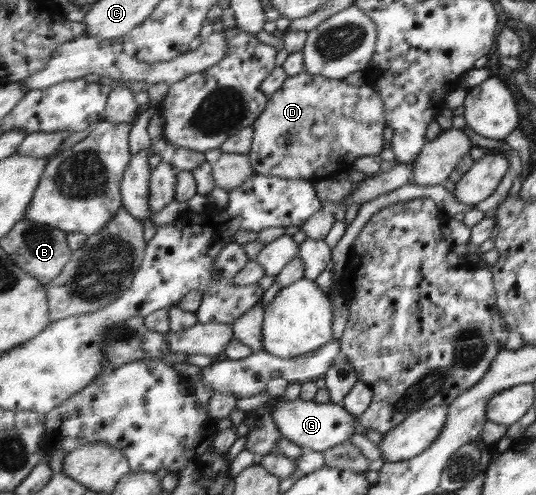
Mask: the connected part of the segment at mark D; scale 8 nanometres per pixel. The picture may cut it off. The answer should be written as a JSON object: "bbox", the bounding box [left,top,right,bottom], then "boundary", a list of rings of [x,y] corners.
{"bbox":[249,71,385,182],"boundary":[[[303,71],[288,76],[275,94],[268,96],[268,104],[253,127],[249,161],[259,174],[286,179],[305,179],[311,182],[335,179],[338,174],[350,170],[361,156],[379,155],[383,150],[385,106],[377,91],[367,84],[354,86],[347,81],[325,78]]]}

